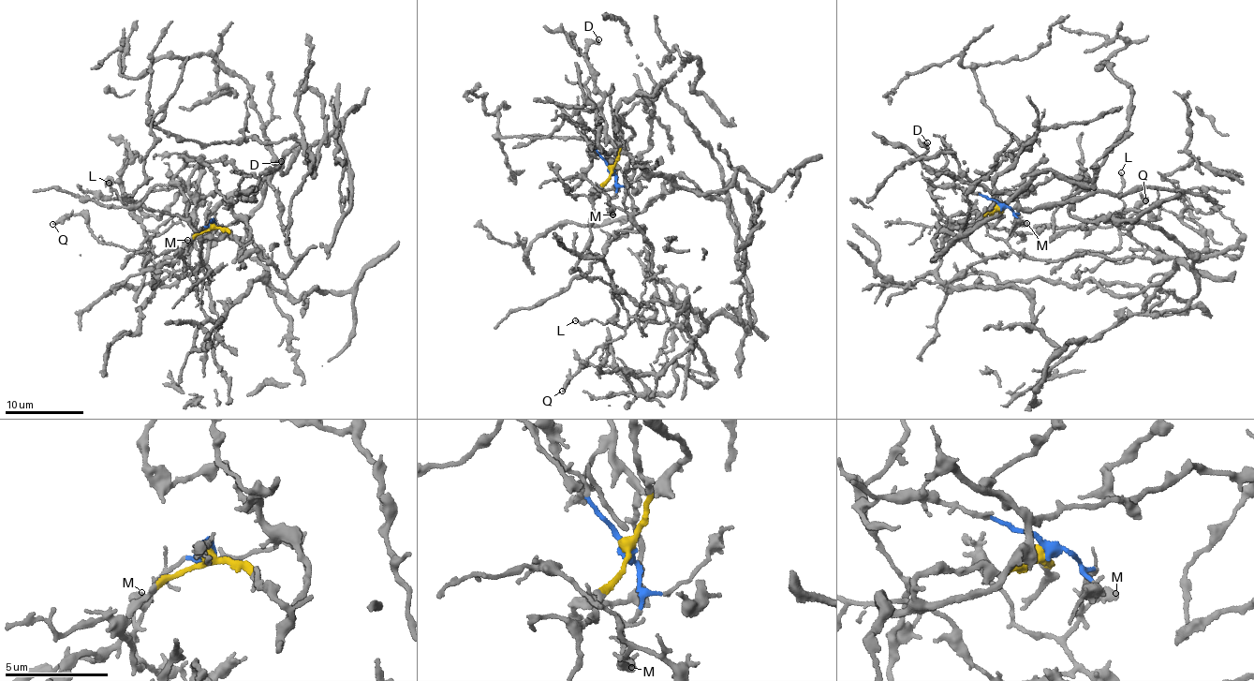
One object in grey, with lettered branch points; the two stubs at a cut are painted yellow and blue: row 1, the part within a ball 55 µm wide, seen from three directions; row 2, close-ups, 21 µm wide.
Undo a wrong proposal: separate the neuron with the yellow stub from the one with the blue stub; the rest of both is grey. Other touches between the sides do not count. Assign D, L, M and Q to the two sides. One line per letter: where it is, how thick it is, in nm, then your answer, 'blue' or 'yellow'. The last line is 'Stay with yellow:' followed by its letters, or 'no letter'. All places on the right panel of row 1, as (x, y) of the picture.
D: (927, 142) | 200 nm | yellow
L: (1121, 172) | 140 nm | blue
M: (1026, 223) | 480 nm | blue
Q: (1145, 200) | 240 nm | blue
Stay with yellow: D

